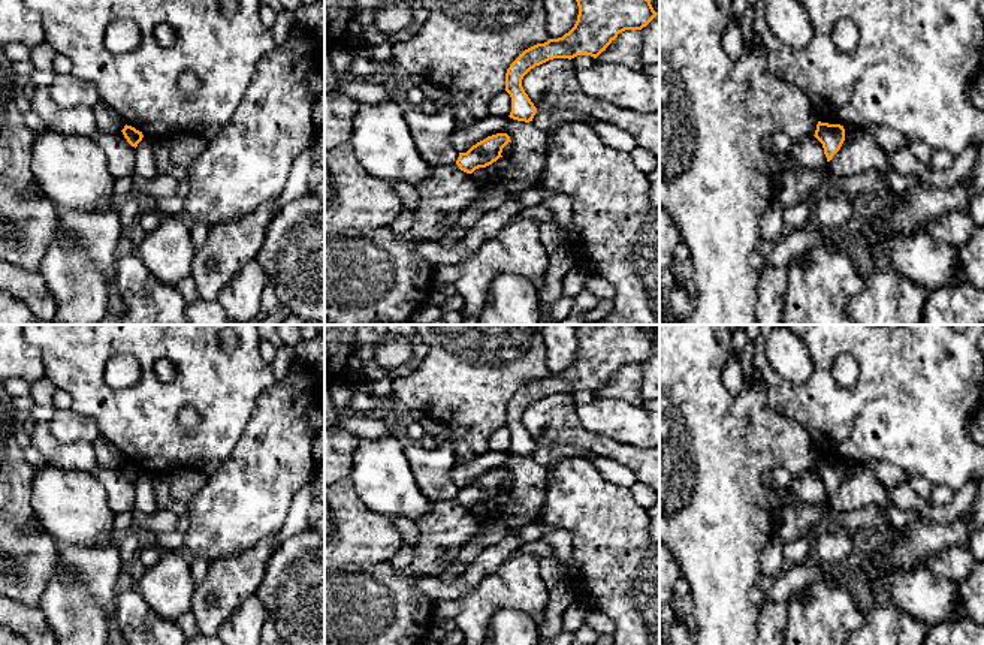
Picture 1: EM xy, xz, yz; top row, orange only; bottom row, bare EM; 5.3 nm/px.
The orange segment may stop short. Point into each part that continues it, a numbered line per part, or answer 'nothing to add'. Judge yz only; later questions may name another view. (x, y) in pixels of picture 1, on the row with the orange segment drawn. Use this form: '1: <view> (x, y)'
nothing to add

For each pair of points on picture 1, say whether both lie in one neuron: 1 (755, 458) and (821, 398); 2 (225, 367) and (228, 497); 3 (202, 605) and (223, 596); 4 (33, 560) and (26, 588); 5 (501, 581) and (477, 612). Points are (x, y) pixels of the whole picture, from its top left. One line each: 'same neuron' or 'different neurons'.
1: different neurons
2: different neurons
3: same neuron
4: same neuron
5: same neuron

